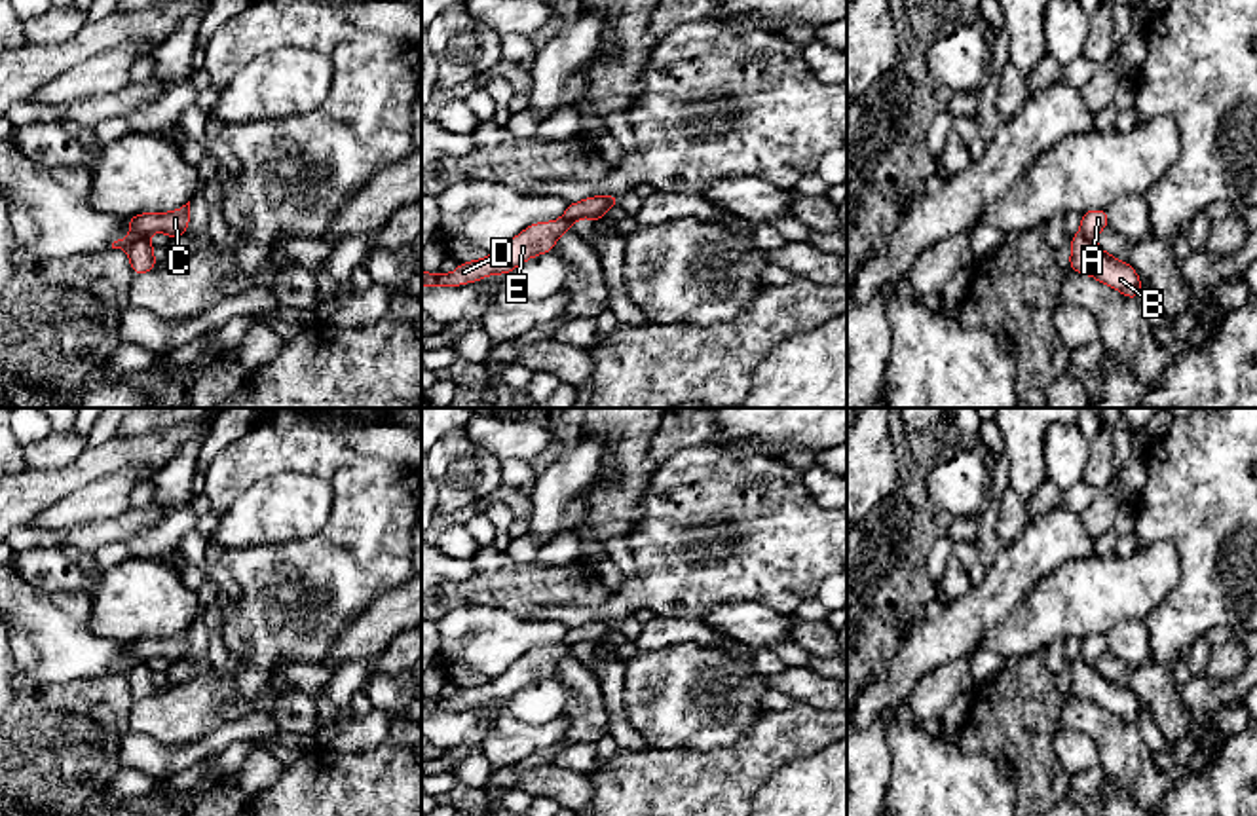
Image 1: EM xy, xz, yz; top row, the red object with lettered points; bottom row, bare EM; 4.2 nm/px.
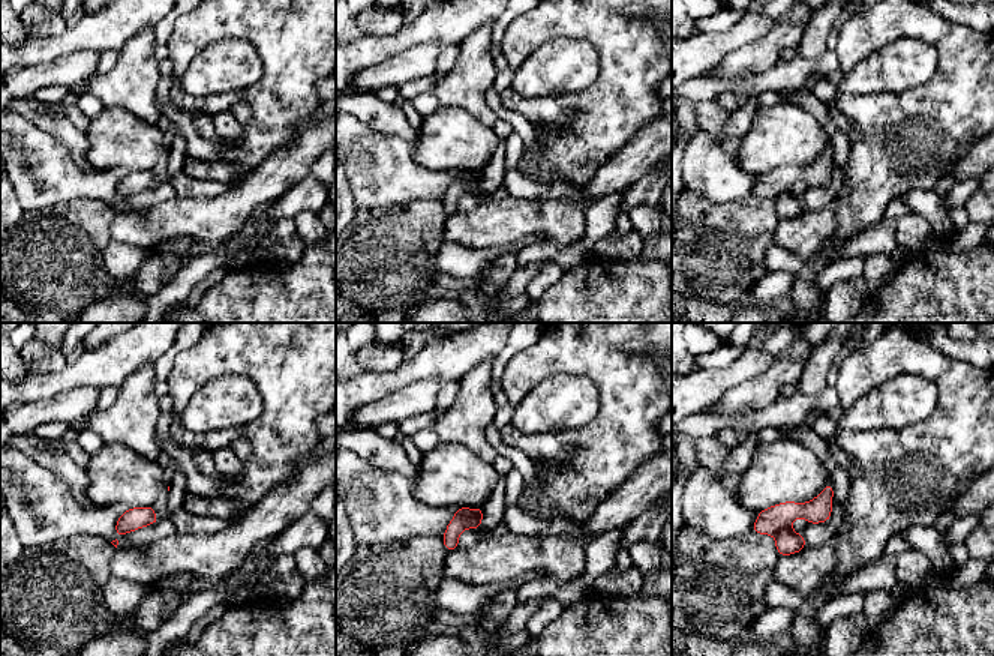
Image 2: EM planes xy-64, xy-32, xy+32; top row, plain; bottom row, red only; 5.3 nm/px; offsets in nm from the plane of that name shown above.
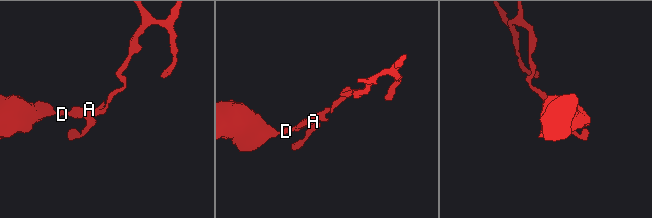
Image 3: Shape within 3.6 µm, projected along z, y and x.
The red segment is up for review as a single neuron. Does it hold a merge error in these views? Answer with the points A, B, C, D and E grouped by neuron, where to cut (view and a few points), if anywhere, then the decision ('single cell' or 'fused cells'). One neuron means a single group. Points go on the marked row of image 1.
A C D E / B | xy (147, 236), (141, 236), (126, 249) | fused cells

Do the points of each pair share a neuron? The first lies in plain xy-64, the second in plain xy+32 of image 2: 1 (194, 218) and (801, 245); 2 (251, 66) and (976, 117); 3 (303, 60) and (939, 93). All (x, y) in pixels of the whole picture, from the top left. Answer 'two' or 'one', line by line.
1: one
2: two
3: one

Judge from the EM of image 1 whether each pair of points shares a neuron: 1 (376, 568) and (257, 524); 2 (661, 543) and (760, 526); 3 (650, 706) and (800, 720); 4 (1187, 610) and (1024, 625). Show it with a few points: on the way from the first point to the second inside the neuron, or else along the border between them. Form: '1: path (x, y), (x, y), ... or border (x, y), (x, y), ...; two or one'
1: border (333, 509), (327, 522), (314, 534), (257, 547); two
2: path (686, 541), (705, 537), (712, 530), (735, 526); one
3: border (766, 710), (735, 742), (726, 746); two
4: border (1178, 579), (1178, 585), (1144, 619); two

